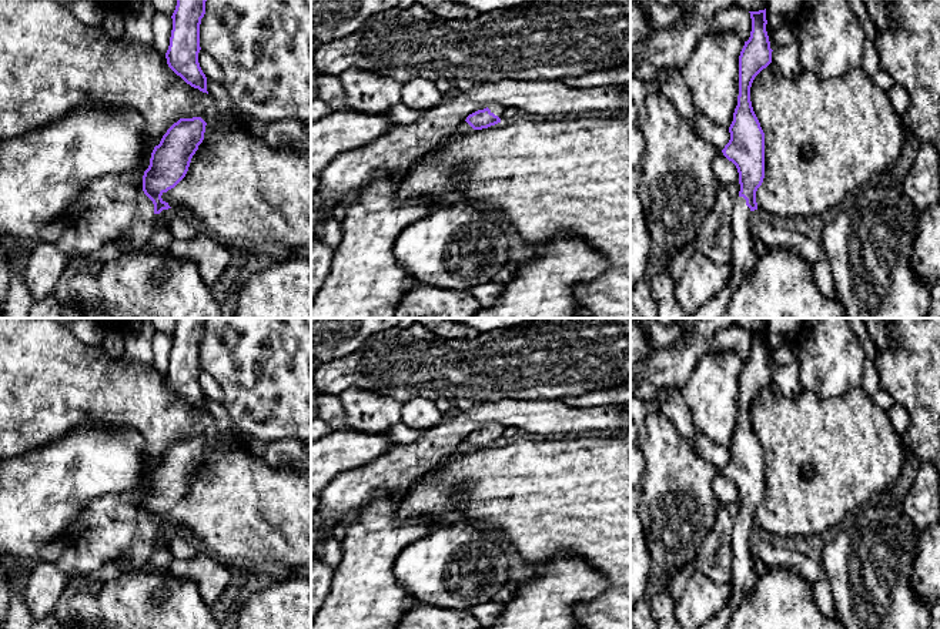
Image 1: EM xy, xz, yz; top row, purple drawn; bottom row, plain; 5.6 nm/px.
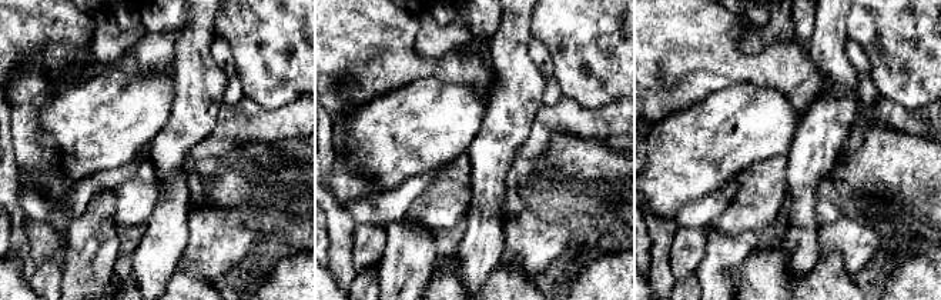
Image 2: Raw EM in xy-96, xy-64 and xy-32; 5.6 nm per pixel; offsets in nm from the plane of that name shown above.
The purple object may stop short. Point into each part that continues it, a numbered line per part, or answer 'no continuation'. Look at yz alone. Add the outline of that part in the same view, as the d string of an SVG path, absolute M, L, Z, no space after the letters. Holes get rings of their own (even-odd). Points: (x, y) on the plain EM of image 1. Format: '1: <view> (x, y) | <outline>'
1: yz (743, 581) | M739 516L733 526L732 549L732 596L740 593L746 598L752 596L756 589L757 575L755 572L755 558L749 546L750 528L746 525L746 519Z

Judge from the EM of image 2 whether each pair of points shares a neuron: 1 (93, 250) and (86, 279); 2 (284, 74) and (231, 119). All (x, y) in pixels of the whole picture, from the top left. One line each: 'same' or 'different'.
1: same
2: different

